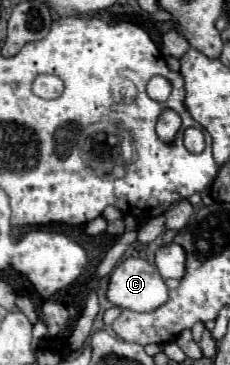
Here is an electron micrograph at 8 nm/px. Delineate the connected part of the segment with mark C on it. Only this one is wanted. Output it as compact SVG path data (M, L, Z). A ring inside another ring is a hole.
M156 254L152 263L146 262L141 257L130 257L122 260L110 274L110 282L108 282L108 290L106 290L106 298L124 310L134 310L134 312L150 312L156 310L158 306L162 306L169 298L170 287L167 281L178 278L162 278L158 274L156 268Z

